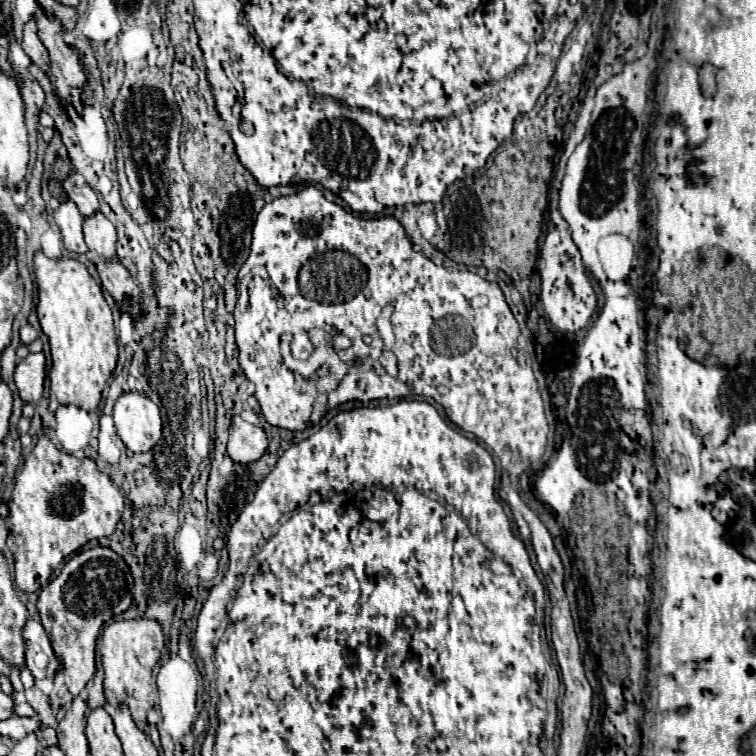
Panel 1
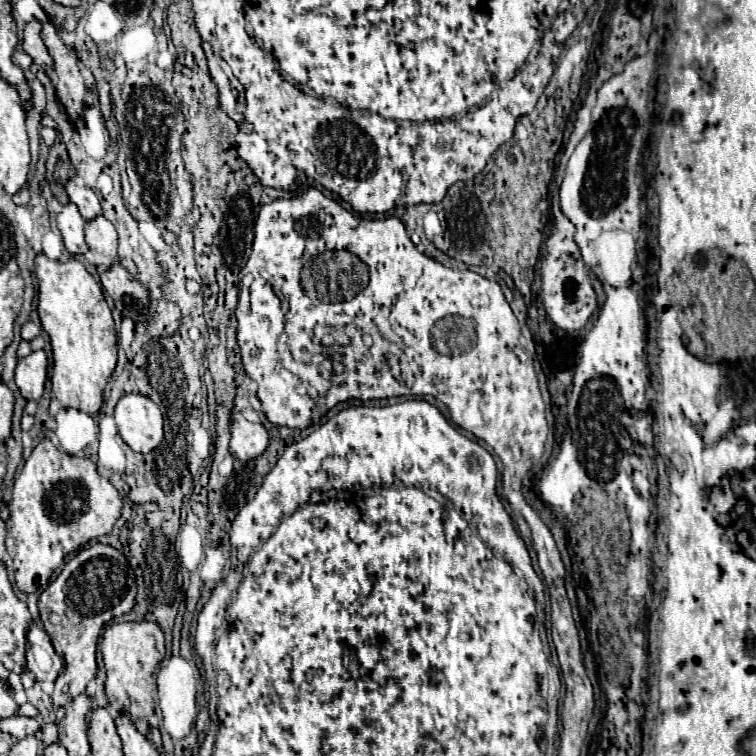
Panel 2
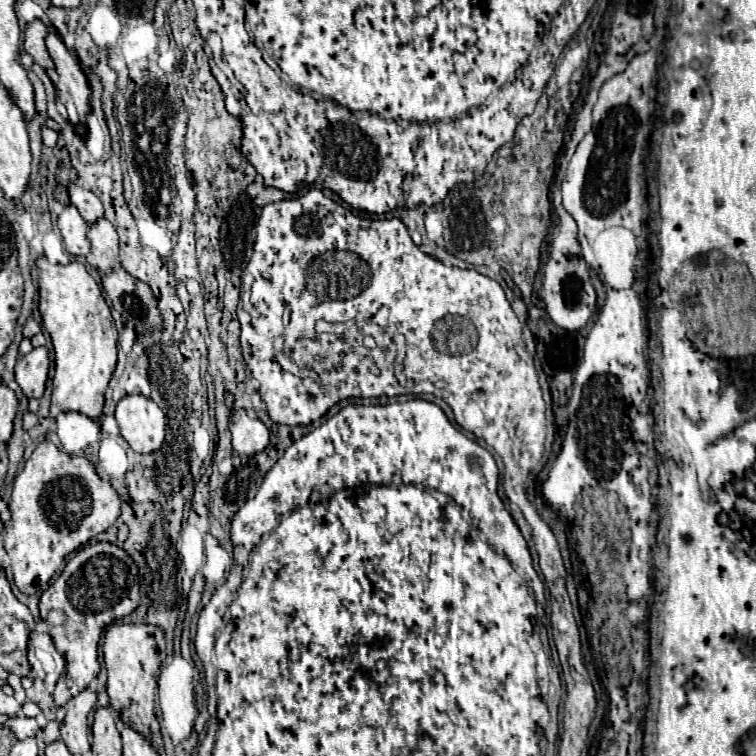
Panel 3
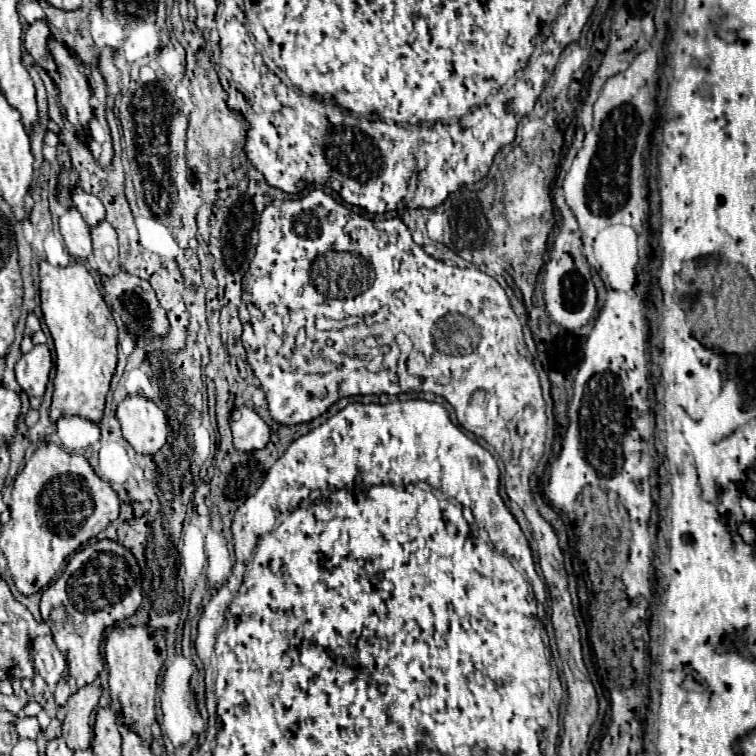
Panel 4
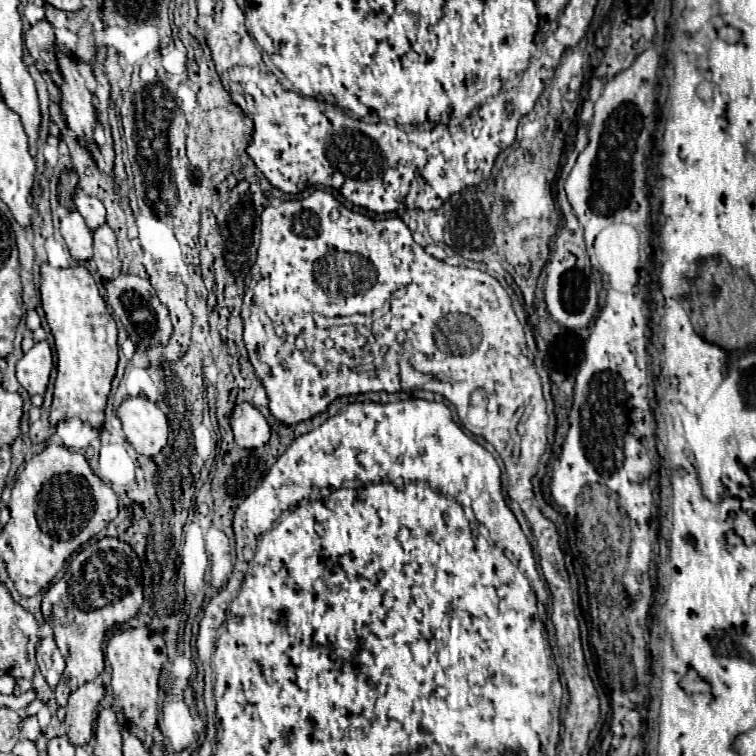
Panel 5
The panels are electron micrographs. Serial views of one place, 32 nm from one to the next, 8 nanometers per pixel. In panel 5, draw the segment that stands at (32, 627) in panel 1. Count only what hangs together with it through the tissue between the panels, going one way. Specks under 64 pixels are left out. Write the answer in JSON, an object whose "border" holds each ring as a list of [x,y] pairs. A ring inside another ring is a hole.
{"border":[[[40,638],[38,650],[36,650],[36,662],[46,682],[54,688],[60,682],[64,674],[64,666],[66,666],[64,656],[60,654],[54,638]]]}

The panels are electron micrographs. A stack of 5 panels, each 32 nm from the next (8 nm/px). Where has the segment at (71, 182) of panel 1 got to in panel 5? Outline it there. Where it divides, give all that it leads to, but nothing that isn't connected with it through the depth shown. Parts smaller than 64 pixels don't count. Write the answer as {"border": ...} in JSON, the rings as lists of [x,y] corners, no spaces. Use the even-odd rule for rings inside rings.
{"border":[[[78,192],[78,196],[74,198],[74,204],[78,208],[78,212],[82,214],[82,218],[86,220],[86,226],[90,230],[96,230],[98,226],[102,226],[106,222],[106,210],[104,204],[92,196],[84,196],[84,192]]]}

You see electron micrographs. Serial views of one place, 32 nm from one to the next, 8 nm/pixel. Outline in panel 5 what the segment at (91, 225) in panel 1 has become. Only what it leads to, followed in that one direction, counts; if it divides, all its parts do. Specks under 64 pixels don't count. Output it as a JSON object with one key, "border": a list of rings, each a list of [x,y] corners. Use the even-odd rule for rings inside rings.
{"border":[[[108,224],[100,226],[94,232],[94,258],[98,274],[104,280],[112,280],[120,274],[120,258],[118,258],[118,248],[116,248],[116,236]]]}

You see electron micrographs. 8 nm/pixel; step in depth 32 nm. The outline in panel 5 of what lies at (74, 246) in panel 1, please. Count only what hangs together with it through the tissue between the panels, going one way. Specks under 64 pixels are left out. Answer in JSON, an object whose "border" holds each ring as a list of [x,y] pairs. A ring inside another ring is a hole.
{"border":[[[68,212],[60,220],[60,232],[66,240],[70,256],[76,262],[86,262],[92,258],[92,232],[88,230],[80,212]]]}

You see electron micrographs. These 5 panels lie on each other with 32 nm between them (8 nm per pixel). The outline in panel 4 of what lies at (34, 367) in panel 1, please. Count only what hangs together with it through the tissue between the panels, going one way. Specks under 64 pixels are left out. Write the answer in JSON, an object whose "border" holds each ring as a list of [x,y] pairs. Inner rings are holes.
{"border":[[[38,344],[16,362],[16,380],[30,398],[32,396],[42,398],[48,384],[50,368],[52,368],[52,356],[48,346]]]}

